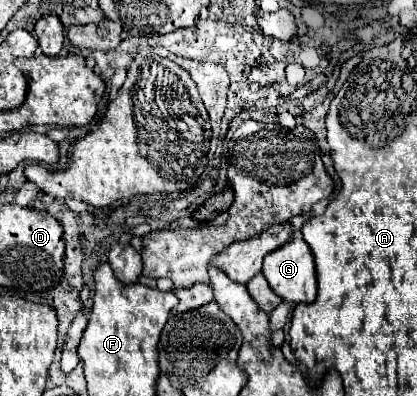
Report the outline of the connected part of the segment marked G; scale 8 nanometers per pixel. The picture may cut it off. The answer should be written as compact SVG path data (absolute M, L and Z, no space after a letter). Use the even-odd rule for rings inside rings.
M292 236L286 244L282 244L280 248L272 250L270 254L266 254L264 258L264 268L262 268L270 288L286 302L314 302L316 300L316 272L314 272L314 258L312 252L308 248L308 244L302 238Z

